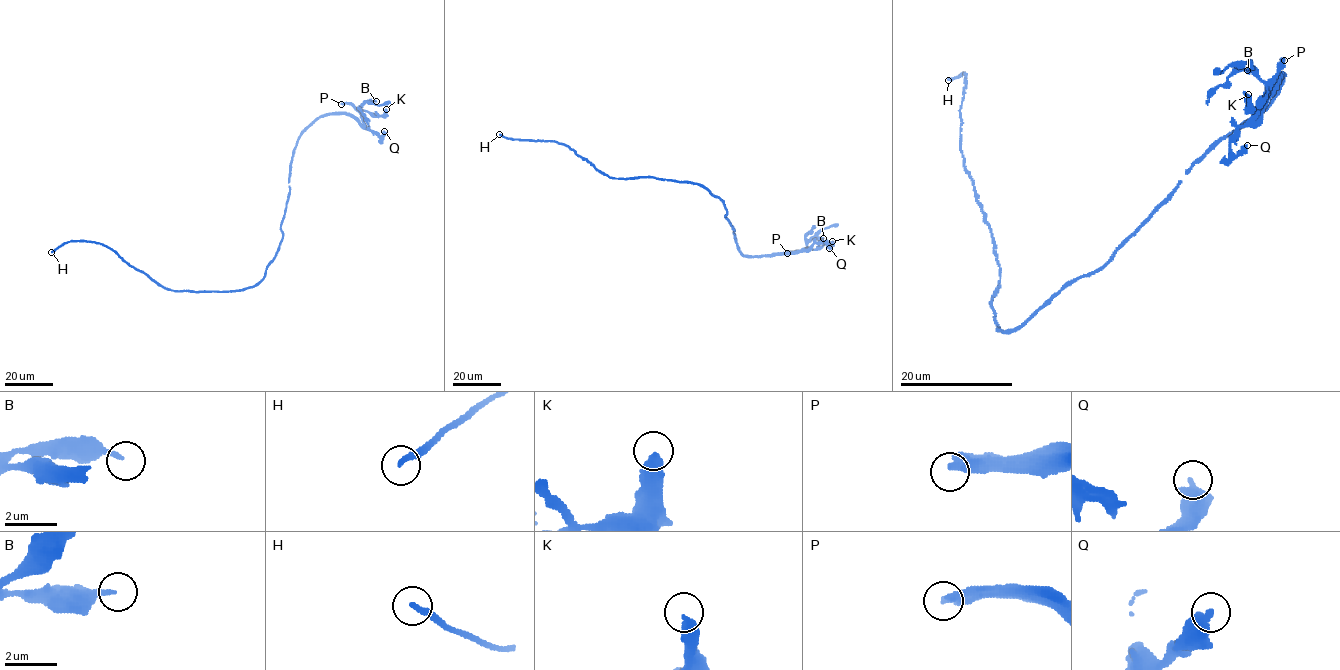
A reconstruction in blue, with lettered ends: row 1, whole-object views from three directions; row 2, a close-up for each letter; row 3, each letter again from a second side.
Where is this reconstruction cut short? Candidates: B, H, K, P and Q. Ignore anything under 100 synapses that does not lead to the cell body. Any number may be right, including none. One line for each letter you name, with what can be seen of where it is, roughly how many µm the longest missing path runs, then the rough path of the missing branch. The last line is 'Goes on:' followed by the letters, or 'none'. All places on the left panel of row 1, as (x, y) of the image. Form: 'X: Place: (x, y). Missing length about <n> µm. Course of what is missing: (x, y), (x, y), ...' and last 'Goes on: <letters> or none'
P: Place: (341, 104). Missing length about 70 µm. Course of what is missing: (341, 104), (301, 110), (286, 133), (290, 148), (278, 154), (273, 144), (285, 126), (284, 118), (290, 113)
Goes on: P

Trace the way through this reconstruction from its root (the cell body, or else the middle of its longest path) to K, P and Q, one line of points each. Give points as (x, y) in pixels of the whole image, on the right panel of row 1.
K: (1061, 290), (1094, 273), (1186, 171), (1269, 104), (1284, 75), (1255, 122), (1266, 86), (1247, 108), (1248, 94)
P: (1061, 290), (1094, 273), (1186, 171), (1269, 104), (1284, 75), (1255, 122), (1258, 102), (1284, 60)
Q: (1061, 290), (1094, 273), (1186, 171), (1269, 104), (1284, 75), (1230, 150), (1247, 145)

